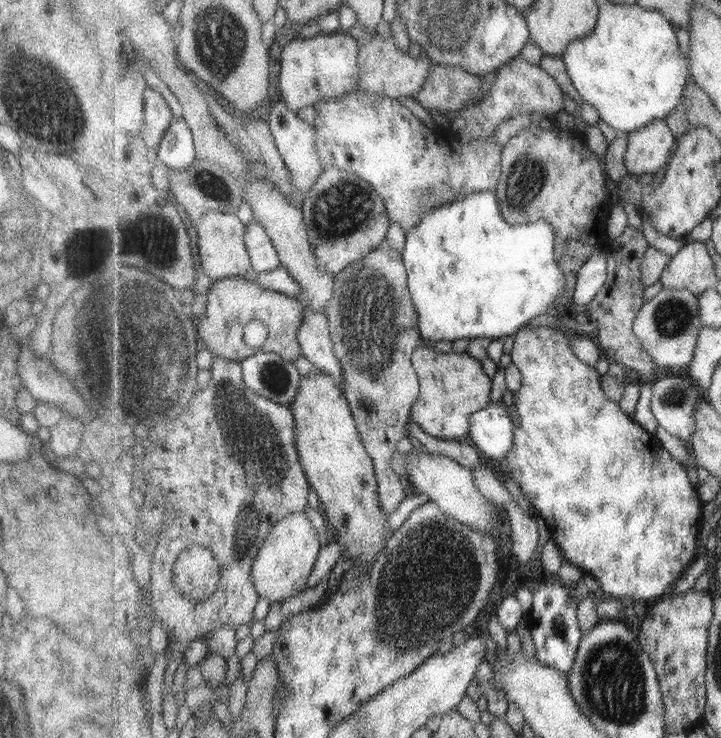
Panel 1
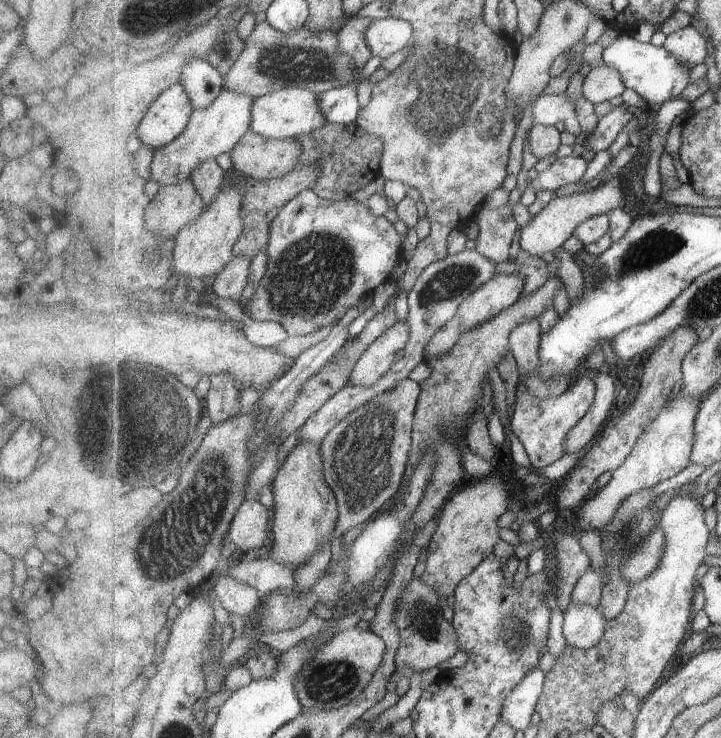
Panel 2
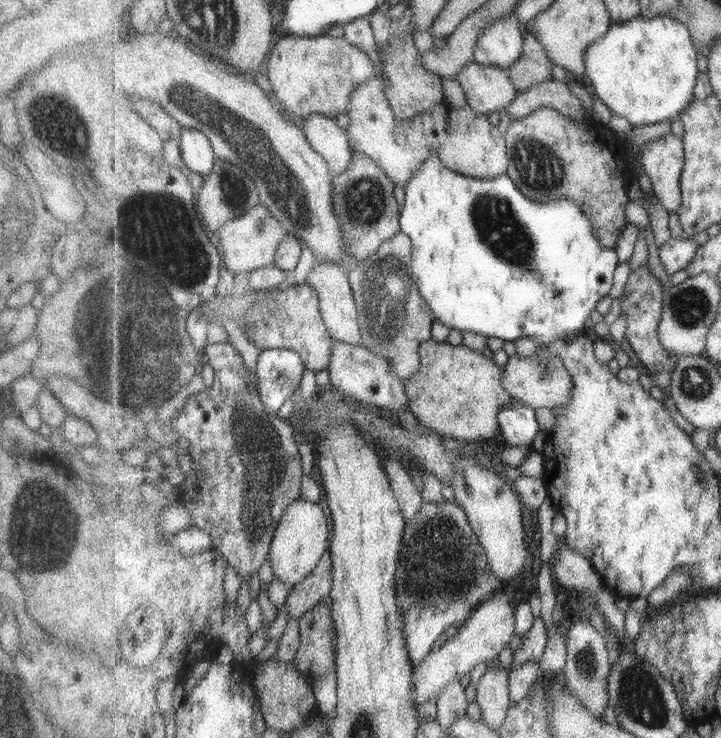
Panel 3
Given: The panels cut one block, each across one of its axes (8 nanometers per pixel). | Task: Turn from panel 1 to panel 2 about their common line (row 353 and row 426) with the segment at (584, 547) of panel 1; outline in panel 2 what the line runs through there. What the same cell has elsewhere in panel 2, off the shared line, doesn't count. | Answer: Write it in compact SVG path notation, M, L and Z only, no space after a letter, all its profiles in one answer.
M593 374L583 376L573 383L569 390L560 396L549 399L531 395L522 383L518 384L517 401L510 428L527 450L534 468L553 464L566 454L565 444L569 432L590 412L596 398L596 383Z

